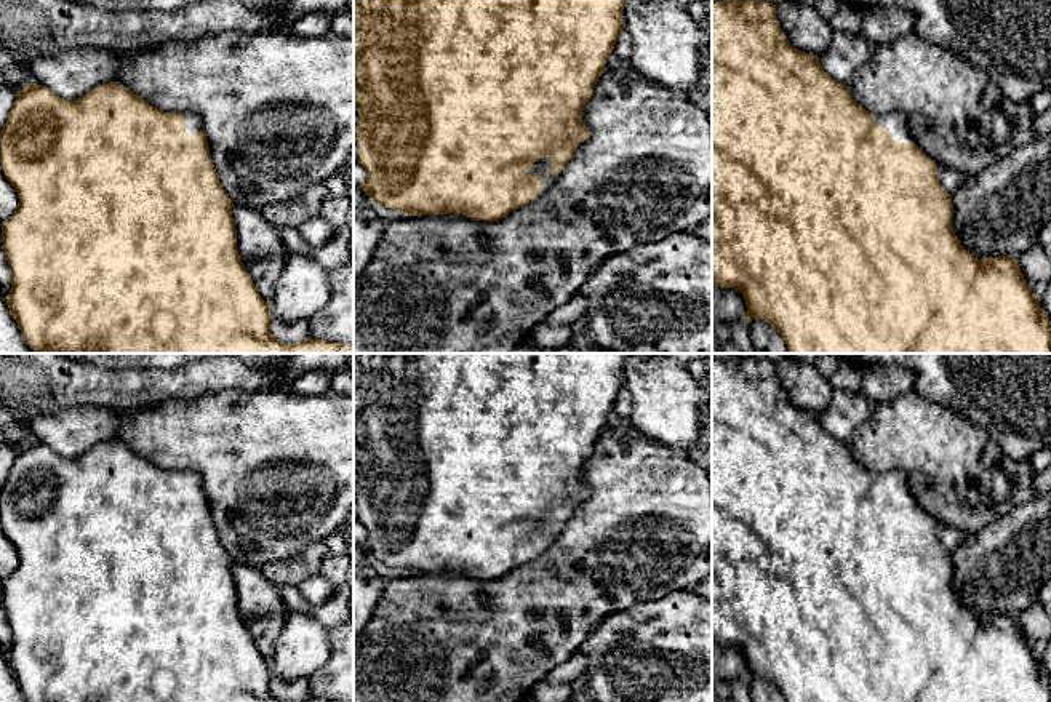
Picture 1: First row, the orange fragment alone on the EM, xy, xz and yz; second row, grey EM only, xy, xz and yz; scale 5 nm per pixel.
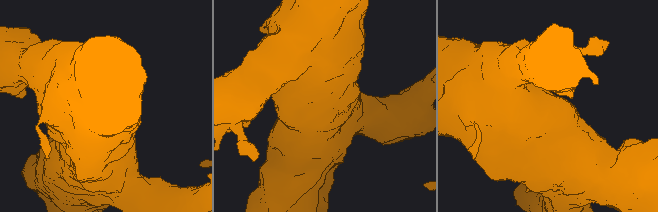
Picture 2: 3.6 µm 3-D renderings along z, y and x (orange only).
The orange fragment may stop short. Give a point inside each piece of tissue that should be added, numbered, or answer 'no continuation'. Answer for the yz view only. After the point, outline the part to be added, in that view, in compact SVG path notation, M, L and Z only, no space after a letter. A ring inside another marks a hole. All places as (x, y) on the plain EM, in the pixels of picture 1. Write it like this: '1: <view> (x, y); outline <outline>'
1: yz (896, 480); outline M901 470L873 472L873 480L878 481L881 486L886 485L893 491L894 499L913 501L909 491L905 472Z

